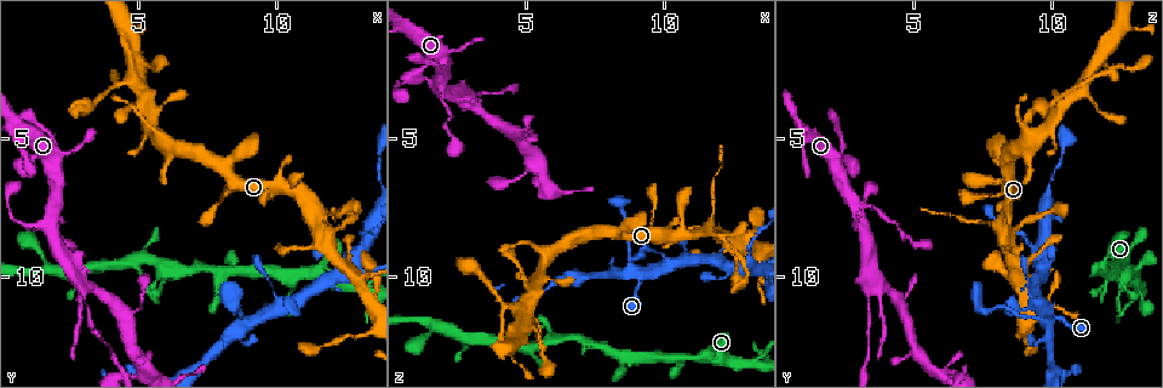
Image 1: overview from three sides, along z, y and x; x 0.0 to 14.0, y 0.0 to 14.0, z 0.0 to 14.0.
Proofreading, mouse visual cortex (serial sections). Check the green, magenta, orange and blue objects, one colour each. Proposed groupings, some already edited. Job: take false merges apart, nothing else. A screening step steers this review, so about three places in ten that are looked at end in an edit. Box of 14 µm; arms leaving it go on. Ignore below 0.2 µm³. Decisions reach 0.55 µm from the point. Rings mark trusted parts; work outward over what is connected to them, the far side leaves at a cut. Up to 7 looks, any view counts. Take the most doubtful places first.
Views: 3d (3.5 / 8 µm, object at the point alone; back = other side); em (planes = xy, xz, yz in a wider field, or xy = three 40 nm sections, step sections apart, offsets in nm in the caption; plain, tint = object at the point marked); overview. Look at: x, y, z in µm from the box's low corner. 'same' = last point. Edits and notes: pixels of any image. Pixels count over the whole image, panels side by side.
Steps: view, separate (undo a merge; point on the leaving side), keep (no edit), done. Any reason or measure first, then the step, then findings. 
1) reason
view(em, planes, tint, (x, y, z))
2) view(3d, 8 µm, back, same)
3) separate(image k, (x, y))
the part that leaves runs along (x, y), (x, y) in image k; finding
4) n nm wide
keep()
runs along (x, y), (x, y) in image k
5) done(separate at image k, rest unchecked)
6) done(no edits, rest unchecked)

thin neck
view(em, xy, step 1, tint, (3.0, 10.9, 3.4))

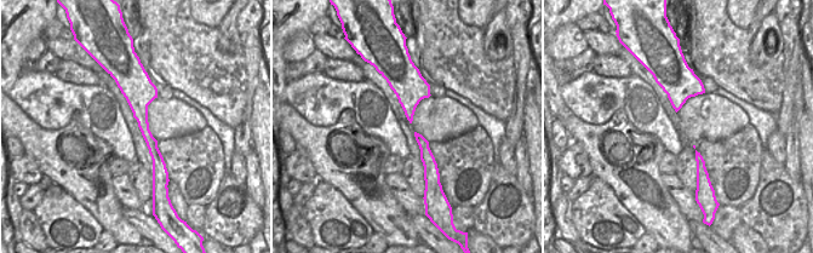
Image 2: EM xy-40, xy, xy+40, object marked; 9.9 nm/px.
wider look
view(3d, 3.5 µm, back, same)

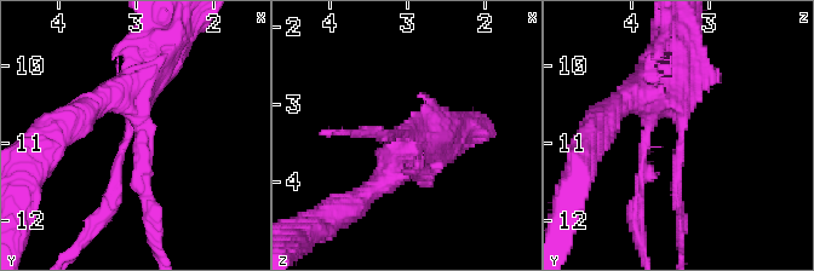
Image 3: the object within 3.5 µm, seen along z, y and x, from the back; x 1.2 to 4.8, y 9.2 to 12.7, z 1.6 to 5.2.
keep()
one cell here

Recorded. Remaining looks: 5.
closes a loop
view(3d, 3.5 µm, (5.5, 10.8, 11.7))

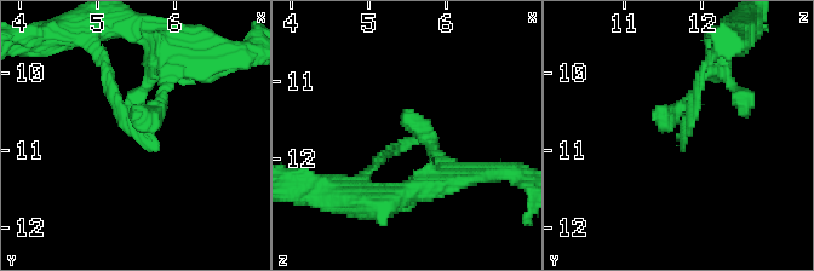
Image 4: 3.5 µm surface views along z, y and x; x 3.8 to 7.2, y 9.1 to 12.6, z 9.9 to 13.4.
now the EM
view(em, xy, step 3, tint, (5.60, 10.75, 11.75))

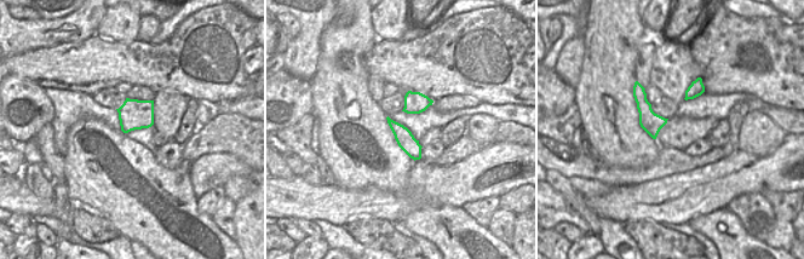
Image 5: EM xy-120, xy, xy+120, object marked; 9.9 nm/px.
keep()
runs along (706, 74), (671, 115), (681, 151) in image 4; all the same cell

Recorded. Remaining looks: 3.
three-way junction
view(3d, 3.5 µm, (13.2, 10.5, 13.2))

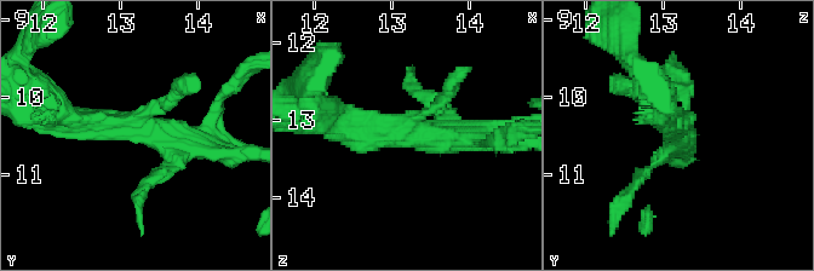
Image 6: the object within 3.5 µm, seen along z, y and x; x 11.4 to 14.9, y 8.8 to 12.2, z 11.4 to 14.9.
3 arms; arms of 200, 200, 400 nm; now the EM
view(em, xy, step 5, tint, (13.20, 10.40, 13.15))

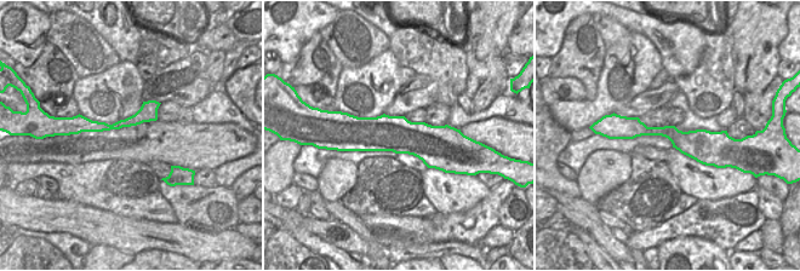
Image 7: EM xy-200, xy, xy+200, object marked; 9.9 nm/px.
keep()
runs along (55, 119), (152, 131), (175, 149), (167, 171) in image 6; continuous, no second cell

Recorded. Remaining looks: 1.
done(no edits, rest unchecked)

